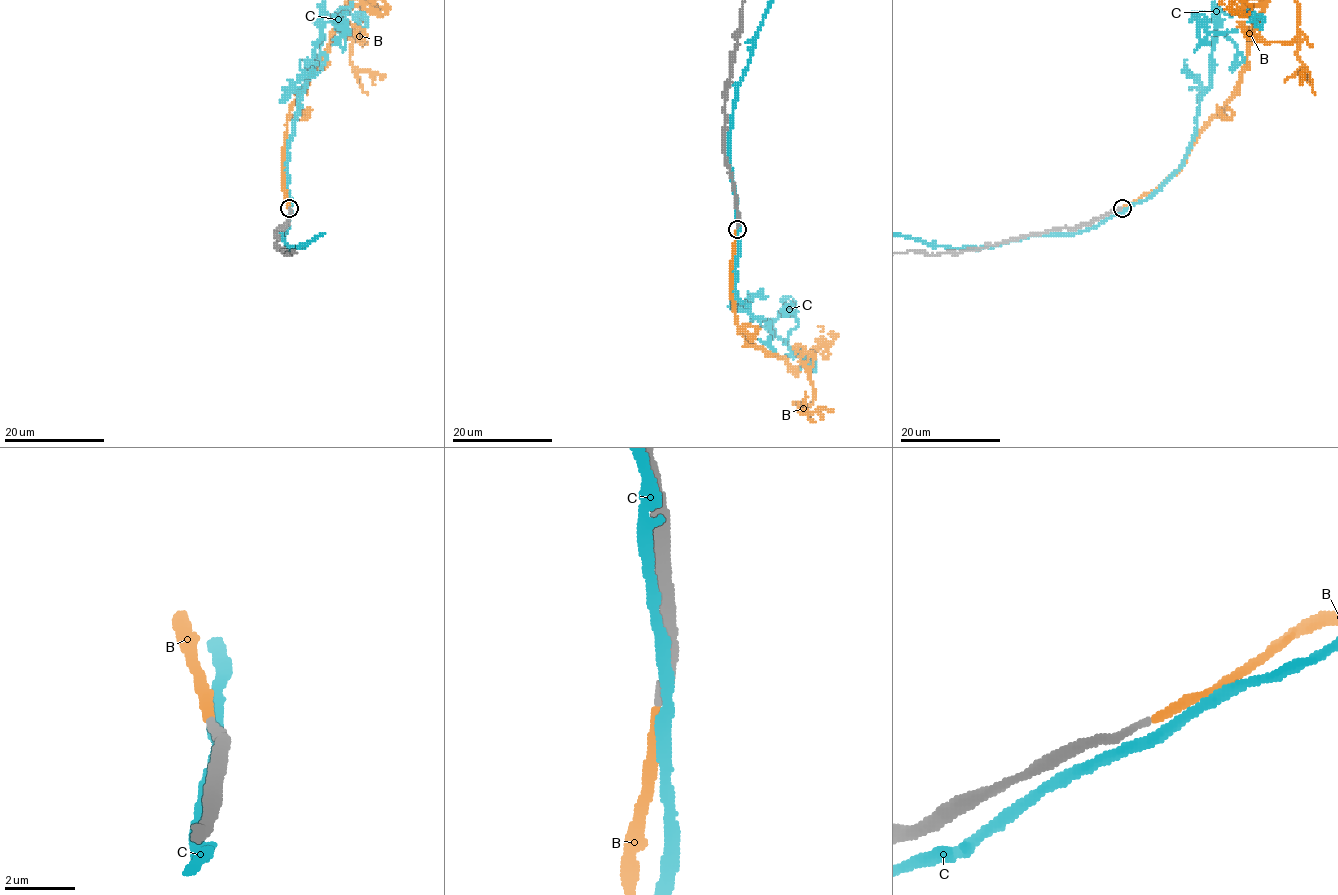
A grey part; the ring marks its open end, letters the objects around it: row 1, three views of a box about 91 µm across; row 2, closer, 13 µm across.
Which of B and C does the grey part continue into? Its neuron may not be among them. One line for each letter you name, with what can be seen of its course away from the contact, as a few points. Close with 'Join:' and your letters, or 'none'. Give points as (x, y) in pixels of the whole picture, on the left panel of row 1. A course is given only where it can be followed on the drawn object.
Join: B

